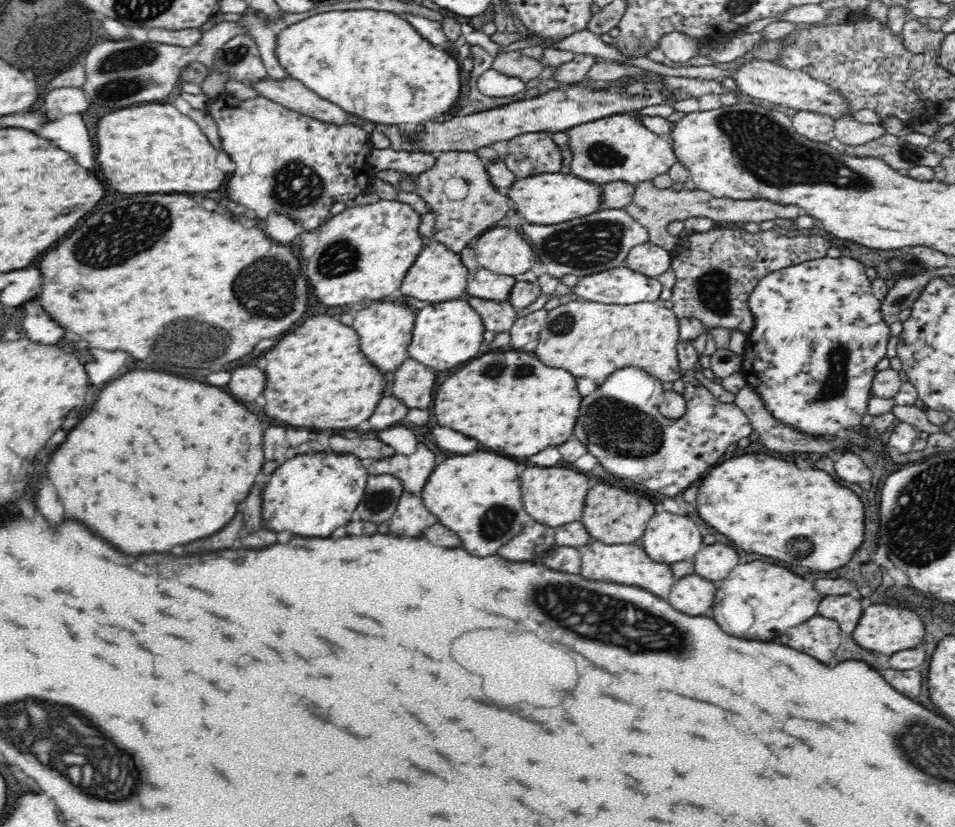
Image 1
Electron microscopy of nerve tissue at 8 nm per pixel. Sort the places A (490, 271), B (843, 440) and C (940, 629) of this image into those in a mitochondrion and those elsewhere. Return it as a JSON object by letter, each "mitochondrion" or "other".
{"A":"other","B":"other","C":"other"}

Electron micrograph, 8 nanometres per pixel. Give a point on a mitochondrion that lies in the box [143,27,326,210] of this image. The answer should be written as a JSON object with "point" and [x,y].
{"point":[235,55]}

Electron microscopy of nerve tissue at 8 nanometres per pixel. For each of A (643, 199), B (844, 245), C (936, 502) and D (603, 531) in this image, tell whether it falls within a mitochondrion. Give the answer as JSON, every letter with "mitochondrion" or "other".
{"A":"other","B":"other","C":"mitochondrion","D":"other"}

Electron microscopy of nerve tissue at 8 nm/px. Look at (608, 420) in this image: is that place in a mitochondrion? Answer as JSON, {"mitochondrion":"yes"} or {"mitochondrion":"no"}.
{"mitochondrion":"yes"}

